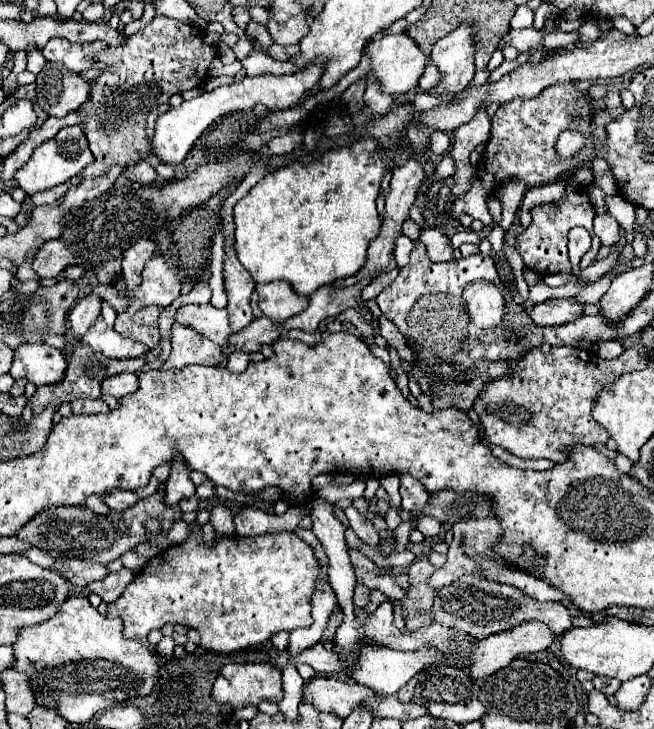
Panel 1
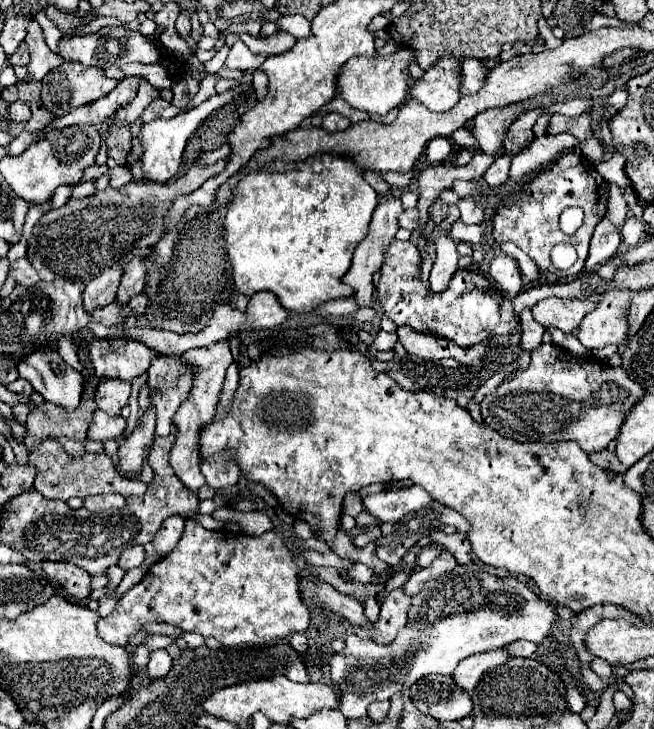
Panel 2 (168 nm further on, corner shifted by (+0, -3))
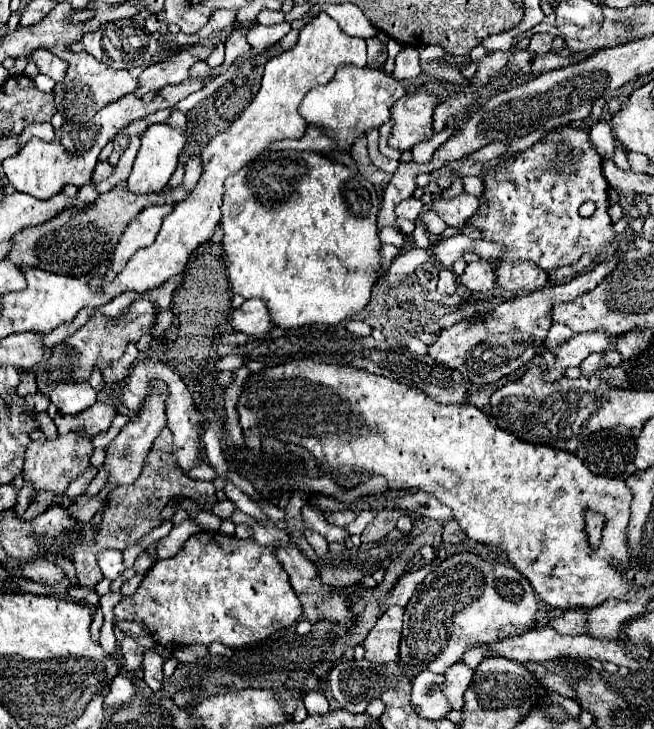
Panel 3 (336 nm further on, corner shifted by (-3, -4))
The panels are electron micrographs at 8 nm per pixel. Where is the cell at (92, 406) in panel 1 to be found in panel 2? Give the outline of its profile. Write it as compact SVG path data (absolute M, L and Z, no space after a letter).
M96 411L88 437L96 439L96 441L106 441L106 439L118 439L122 435L122 431L126 429L126 421L118 415L118 417L110 417L104 415L104 411Z

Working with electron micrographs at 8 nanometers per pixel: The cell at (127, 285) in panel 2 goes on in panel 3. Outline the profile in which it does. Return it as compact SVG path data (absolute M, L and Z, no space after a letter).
M127 344L123 356L115 364L107 364L107 368L101 370L105 382L121 382L129 374L129 368L135 364L137 356L139 356L139 350L135 348L135 344Z

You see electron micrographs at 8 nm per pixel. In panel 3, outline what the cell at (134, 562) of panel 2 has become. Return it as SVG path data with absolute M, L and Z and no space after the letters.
M105 550L103 554L99 554L99 568L103 572L105 578L115 580L125 572L125 564L123 564L123 554L117 550Z

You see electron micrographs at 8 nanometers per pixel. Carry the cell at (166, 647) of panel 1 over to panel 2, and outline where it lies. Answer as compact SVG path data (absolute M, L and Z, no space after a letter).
M156 649L150 653L150 661L146 665L148 679L162 679L172 667L172 657L164 649Z

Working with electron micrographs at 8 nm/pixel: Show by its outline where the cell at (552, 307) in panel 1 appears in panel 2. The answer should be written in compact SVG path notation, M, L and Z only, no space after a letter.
M548 297L532 309L532 317L544 327L558 327L564 333L572 333L580 325L580 321L596 309L596 305L596 299Z

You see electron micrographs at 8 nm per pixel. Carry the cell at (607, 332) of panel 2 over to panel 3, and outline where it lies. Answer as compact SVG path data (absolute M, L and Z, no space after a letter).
M581 332L575 334L567 346L563 344L557 352L555 368L547 370L547 380L557 380L563 376L563 370L569 366L579 366L589 354L605 352L609 348L611 334L609 332Z

